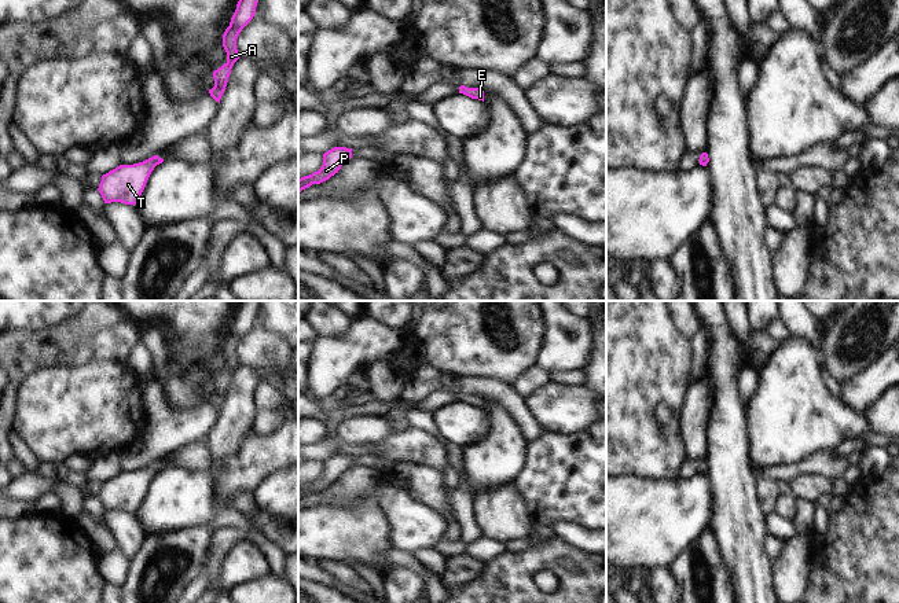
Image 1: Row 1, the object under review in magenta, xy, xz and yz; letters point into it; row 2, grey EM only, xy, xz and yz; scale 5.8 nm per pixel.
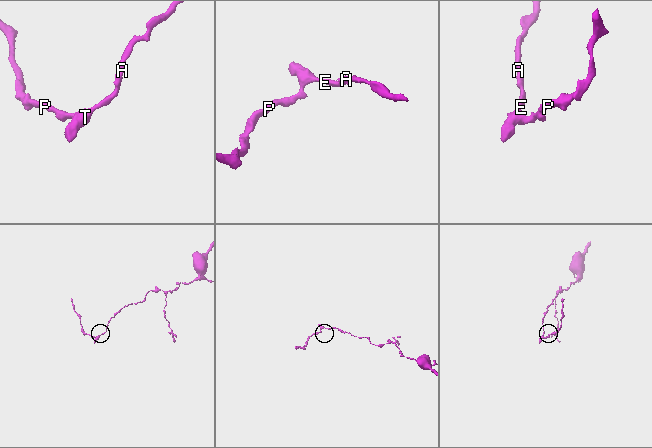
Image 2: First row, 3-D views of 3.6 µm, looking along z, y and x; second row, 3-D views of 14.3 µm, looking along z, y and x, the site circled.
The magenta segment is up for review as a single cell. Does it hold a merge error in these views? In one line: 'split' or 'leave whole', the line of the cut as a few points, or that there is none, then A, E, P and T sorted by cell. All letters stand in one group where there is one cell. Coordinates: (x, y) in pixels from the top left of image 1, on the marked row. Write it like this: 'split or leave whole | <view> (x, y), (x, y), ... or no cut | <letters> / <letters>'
leave whole | no cut | A E P T

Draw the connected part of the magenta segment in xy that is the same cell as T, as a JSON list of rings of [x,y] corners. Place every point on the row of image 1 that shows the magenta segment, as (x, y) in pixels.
[[[154,155],[133,165],[120,165],[102,176],[99,192],[104,203],[136,205],[154,168],[164,159]]]

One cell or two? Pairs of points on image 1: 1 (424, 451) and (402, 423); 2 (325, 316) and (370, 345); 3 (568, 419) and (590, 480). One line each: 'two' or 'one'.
1: two
2: two
3: two

